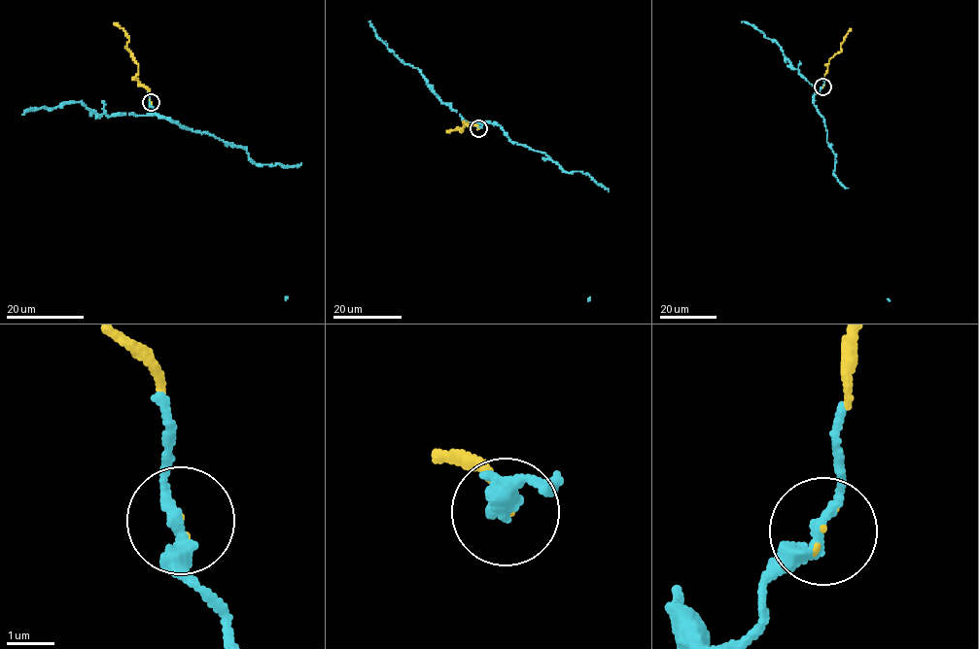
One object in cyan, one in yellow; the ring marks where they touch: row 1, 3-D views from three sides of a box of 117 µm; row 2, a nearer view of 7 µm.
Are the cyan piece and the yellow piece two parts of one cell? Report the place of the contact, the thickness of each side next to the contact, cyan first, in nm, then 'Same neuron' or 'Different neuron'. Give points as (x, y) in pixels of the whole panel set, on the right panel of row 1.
Place: (822, 86). Thickness 280 nm (cyan) against 50 nm. Same neuron

